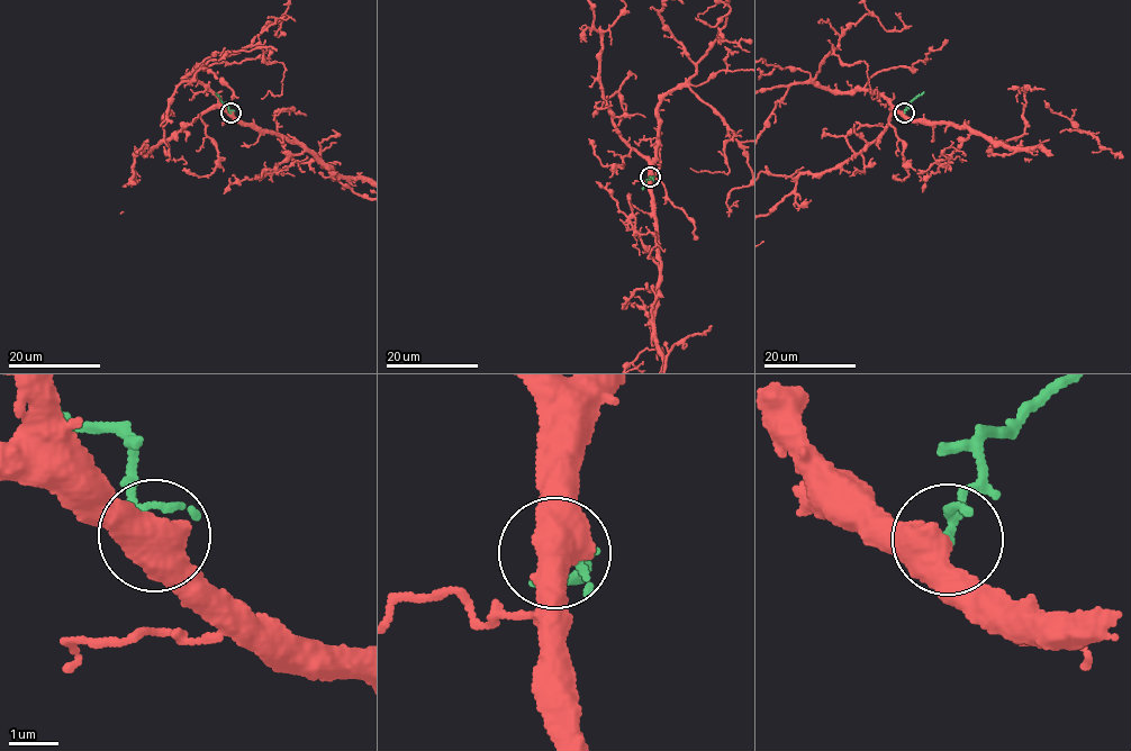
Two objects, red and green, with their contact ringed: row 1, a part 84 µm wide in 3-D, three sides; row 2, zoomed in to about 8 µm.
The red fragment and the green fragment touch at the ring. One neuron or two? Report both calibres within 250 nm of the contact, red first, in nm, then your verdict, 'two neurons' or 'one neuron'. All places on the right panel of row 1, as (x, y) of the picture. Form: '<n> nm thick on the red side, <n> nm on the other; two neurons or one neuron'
600 nm thick on the red side, 120 nm on the other; two neurons

